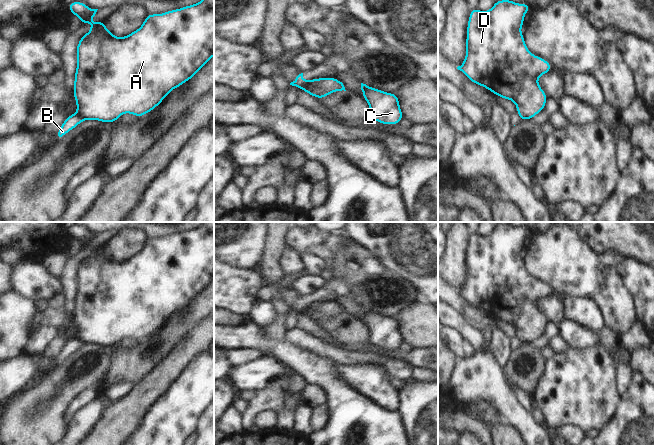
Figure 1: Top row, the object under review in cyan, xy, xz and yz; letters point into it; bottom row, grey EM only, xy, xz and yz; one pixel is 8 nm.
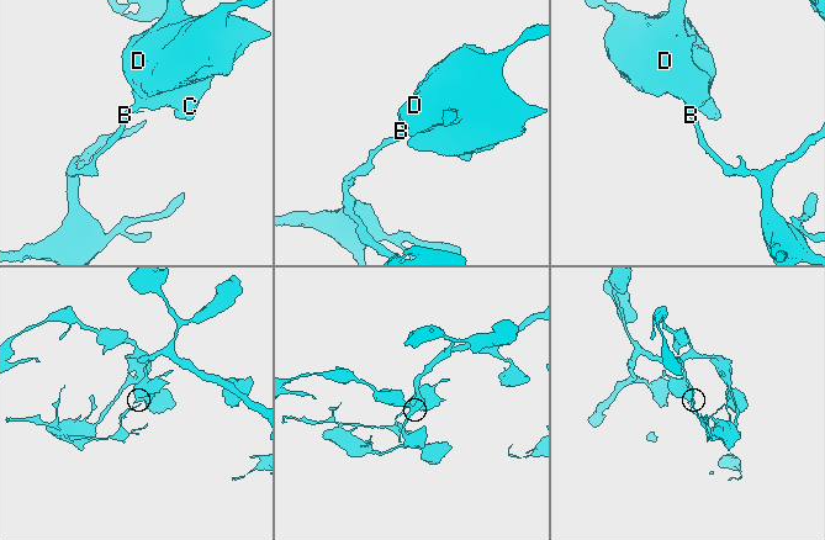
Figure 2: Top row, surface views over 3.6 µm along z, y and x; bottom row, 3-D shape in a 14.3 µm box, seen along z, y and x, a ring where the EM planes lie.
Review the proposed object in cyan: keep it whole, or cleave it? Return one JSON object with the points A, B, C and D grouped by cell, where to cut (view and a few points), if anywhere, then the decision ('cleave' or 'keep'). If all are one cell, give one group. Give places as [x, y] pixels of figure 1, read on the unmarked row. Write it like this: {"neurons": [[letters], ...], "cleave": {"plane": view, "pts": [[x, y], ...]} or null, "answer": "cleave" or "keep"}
{"neurons": [["A", "C", "D"], ["B"]], "cleave": {"plane": "xy", "pts": [[76, 336], [84, 343]]}, "answer": "cleave"}

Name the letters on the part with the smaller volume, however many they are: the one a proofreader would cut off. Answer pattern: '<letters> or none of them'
B

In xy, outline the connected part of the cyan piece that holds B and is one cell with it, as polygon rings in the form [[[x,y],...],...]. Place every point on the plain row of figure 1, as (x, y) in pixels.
[[[74,337],[66,341],[59,355],[56,357],[55,362],[57,364],[61,364],[64,359],[77,351],[83,345],[83,341],[81,341],[78,337]]]

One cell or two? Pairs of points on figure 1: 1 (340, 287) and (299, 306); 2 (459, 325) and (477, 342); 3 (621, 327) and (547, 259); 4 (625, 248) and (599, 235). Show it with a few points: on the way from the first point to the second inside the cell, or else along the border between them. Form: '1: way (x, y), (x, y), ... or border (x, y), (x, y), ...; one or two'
1: way (330, 290), (309, 299); one
2: way (463, 328), (473, 338); one
3: way (611, 306), (568, 265); one
4: way (619, 242), (612, 235), (605, 235); one

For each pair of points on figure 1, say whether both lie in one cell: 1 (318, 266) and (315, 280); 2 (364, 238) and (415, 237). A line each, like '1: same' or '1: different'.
1: different
2: same

